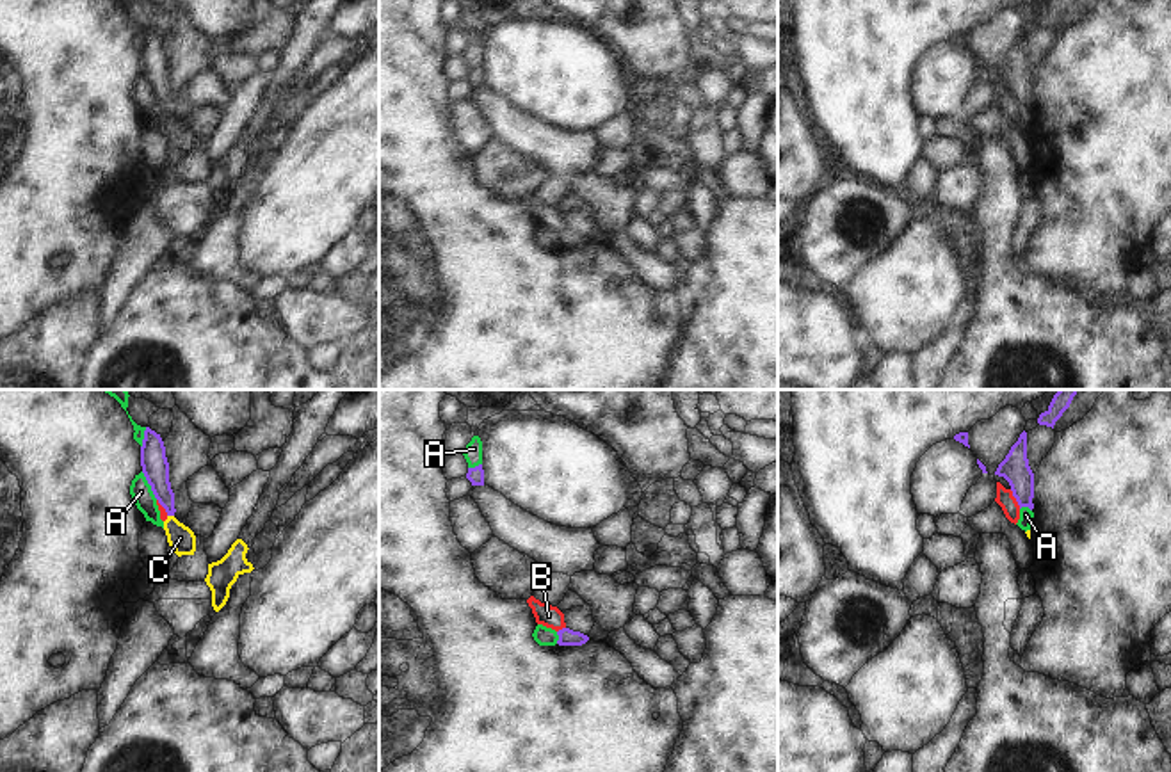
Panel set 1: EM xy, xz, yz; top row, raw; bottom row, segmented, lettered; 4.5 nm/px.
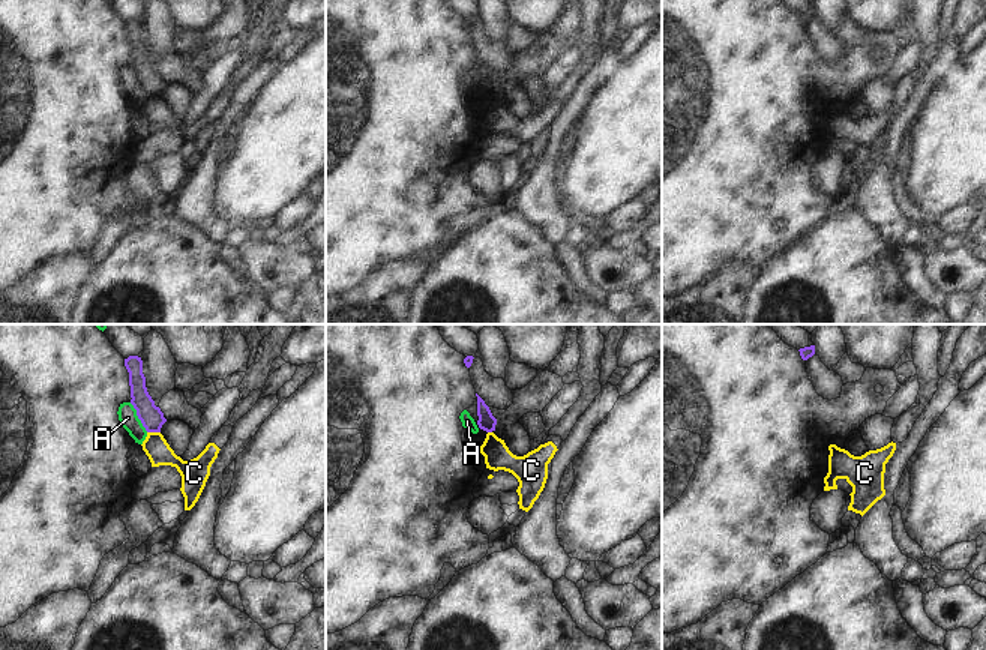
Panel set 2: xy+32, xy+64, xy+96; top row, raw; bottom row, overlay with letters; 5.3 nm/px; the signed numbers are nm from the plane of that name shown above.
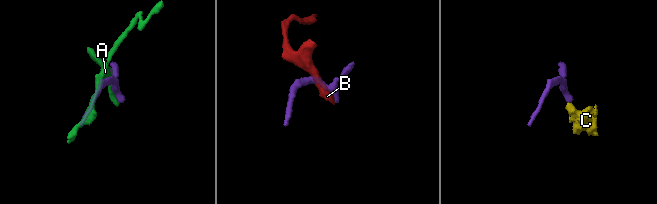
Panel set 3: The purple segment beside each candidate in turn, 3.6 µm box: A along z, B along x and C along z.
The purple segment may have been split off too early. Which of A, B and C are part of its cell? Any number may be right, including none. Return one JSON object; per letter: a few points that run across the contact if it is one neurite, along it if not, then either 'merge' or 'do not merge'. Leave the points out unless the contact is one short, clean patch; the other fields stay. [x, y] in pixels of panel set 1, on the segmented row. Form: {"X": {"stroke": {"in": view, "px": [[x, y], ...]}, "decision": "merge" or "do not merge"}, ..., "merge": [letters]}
{"A": {"decision": "do not merge"}, "B": {"stroke": {"in": "yz", "px": [[1009, 490], [1020, 507]]}, "decision": "do not merge"}, "C": {"stroke": {"in": "xy", "px": [[168, 514], [173, 516]]}, "decision": "do not merge"}, "merge": []}

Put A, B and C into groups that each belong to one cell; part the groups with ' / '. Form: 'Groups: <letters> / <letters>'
Groups: A / B C

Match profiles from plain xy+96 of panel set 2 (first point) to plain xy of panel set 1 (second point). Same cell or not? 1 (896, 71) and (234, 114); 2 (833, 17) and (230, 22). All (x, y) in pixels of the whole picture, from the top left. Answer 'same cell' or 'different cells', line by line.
1: same cell
2: different cells

